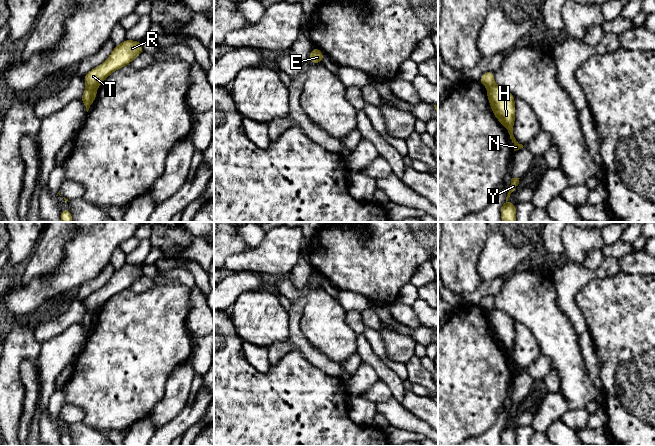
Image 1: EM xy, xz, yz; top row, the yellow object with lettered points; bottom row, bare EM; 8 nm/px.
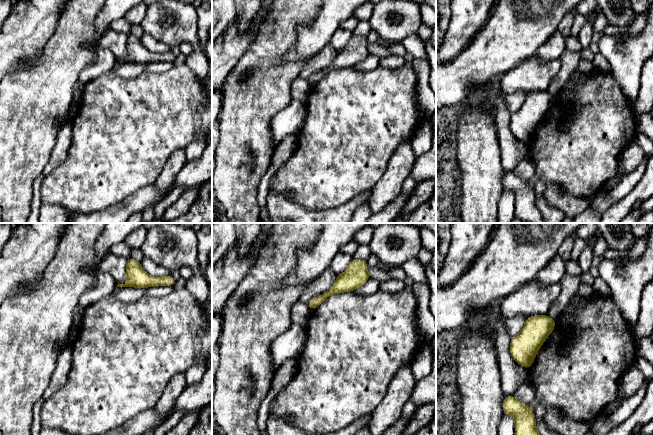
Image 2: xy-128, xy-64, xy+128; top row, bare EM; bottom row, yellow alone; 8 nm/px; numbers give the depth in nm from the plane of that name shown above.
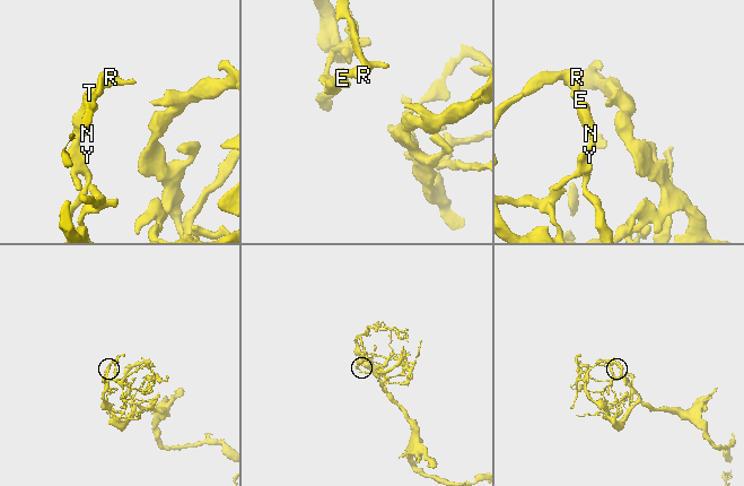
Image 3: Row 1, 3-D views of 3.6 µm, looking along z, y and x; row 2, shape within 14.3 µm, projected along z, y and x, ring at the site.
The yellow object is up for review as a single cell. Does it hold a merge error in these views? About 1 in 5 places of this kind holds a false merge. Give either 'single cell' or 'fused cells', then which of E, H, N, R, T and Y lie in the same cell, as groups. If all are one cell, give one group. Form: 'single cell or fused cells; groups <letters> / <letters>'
fused cells; groups E H N Y / R T

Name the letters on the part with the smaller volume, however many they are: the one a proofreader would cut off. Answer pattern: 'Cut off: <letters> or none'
Cut off: E, H, N, Y

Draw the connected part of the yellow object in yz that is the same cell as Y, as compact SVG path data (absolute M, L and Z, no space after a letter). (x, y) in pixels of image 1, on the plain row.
M520 402L511 403L511 409L506 421L506 426L500 432L500 437L503 446L516 446L516 429L514 429L513 427L509 427L508 422L510 421L510 418L515 414L515 412L518 410L519 403Z

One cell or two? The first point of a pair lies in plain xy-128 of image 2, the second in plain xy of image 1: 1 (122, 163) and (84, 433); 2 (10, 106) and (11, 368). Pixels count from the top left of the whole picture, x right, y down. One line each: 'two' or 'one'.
1: two
2: one

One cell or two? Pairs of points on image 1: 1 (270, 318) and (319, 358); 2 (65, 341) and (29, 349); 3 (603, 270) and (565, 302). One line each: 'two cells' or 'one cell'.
1: two cells
2: two cells
3: one cell

